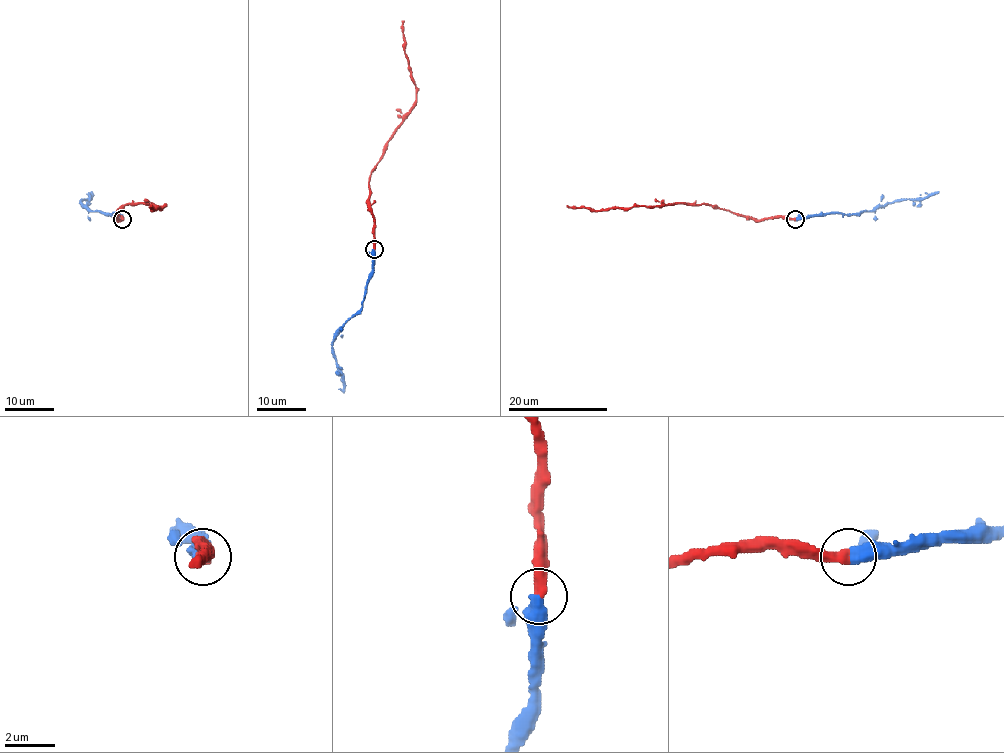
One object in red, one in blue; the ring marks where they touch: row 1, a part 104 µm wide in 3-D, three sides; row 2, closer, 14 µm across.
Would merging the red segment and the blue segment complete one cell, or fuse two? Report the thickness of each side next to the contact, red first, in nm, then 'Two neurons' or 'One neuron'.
Thickness 400 nm (red) against 380 nm. One neuron

